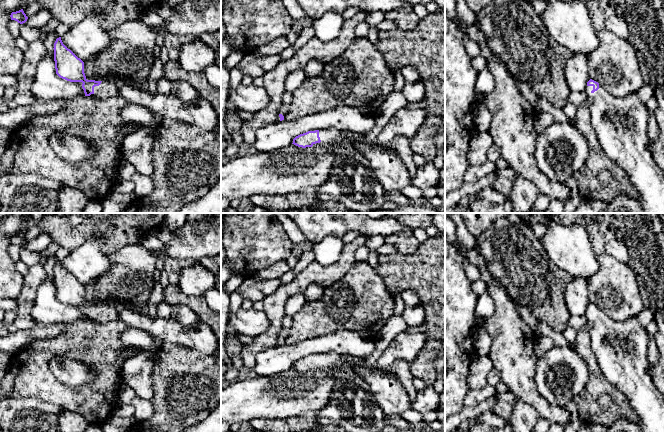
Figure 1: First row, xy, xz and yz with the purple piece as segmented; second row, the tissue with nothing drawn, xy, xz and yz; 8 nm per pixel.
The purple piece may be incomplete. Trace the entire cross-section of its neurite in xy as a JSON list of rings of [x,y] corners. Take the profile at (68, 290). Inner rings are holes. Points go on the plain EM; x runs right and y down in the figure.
[[[61,261],[54,267],[54,285],[56,298],[70,306],[82,306],[85,320],[107,324],[118,321],[119,311],[109,305],[87,304],[84,297],[84,286],[62,266]]]

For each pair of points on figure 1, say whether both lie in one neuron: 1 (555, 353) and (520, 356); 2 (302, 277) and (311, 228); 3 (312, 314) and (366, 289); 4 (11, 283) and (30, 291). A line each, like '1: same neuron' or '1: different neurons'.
1: different neurons
2: different neurons
3: same neuron
4: different neurons

